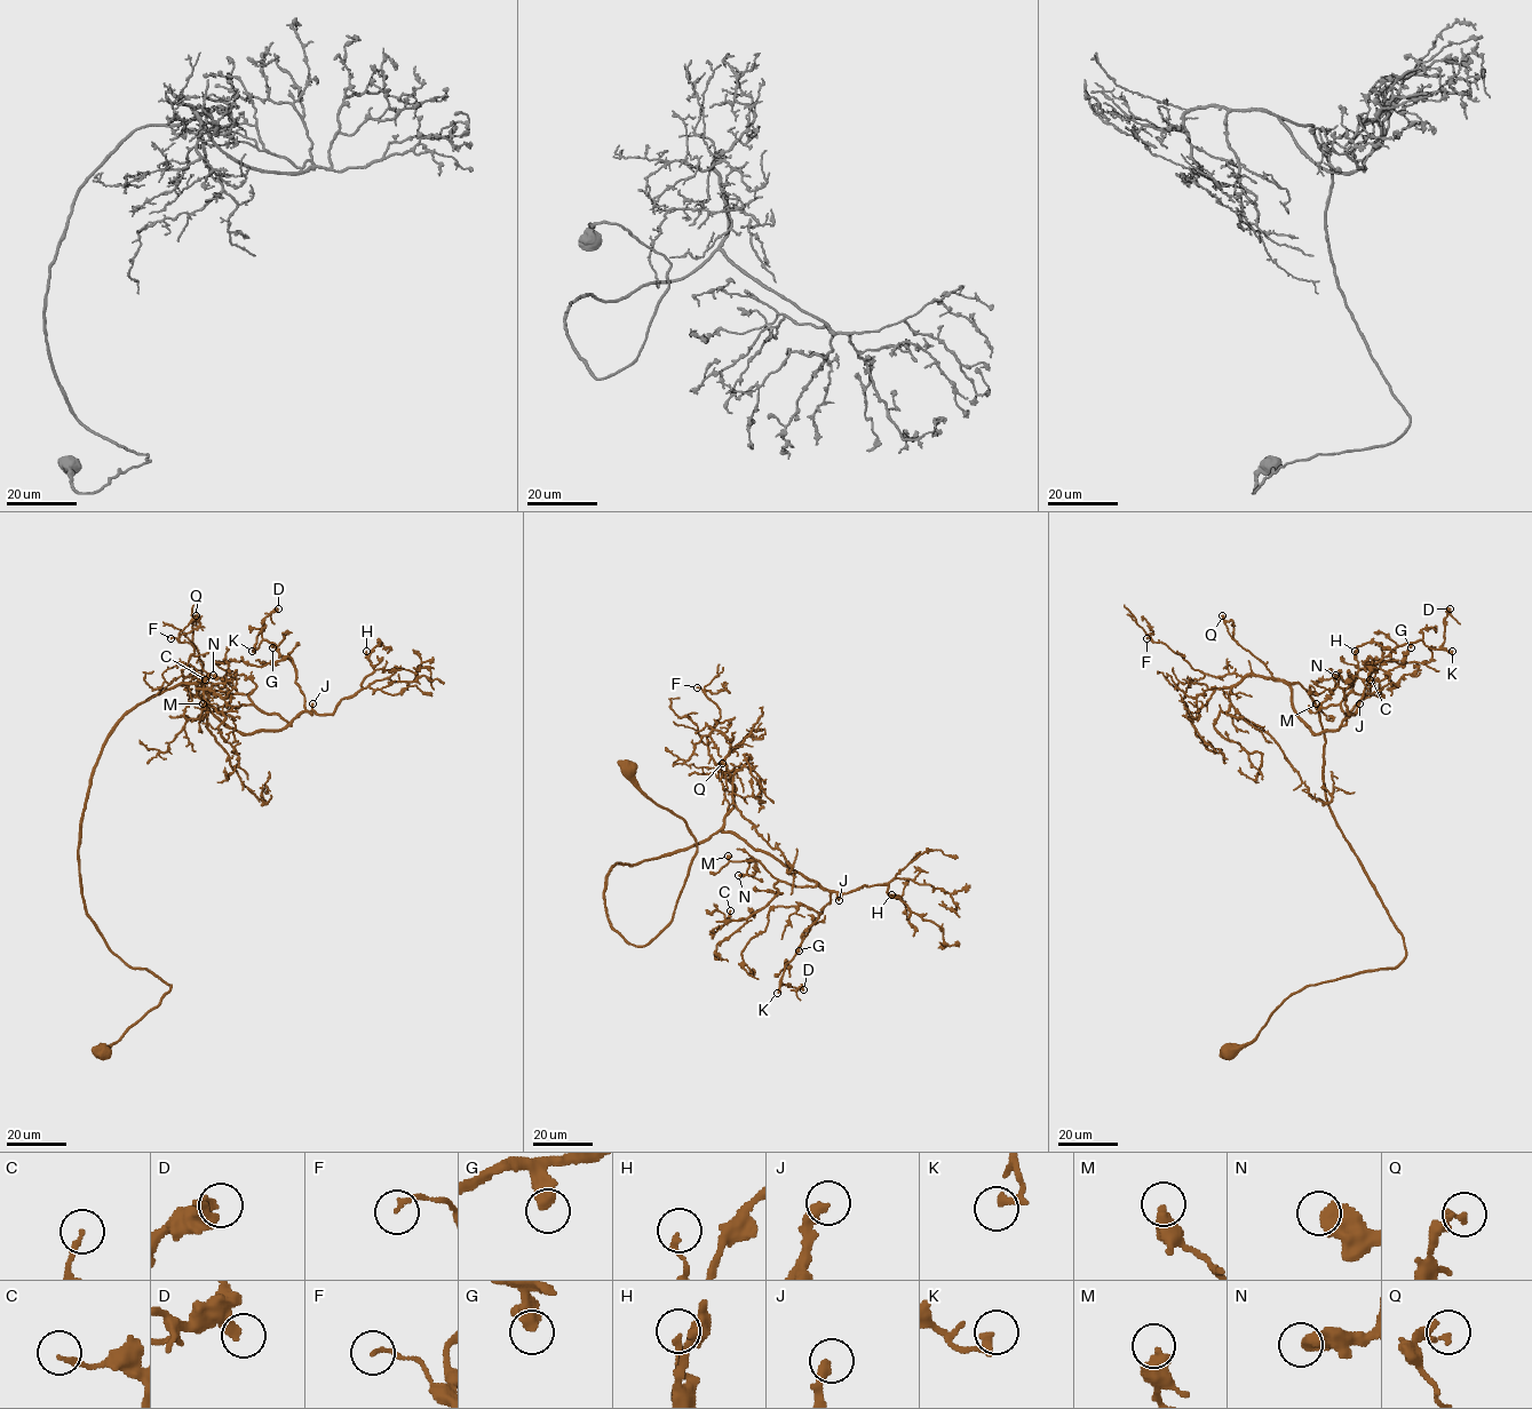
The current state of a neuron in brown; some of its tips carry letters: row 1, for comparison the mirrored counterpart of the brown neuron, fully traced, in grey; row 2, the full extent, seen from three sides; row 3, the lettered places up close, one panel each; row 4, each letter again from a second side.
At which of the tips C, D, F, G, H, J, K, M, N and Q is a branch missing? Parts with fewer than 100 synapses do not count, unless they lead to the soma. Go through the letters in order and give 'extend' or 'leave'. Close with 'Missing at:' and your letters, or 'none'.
C: leave
D: leave
F: leave
G: leave
H: leave
J: extend
K: leave
M: leave
N: leave
Q: leave
Missing at: J

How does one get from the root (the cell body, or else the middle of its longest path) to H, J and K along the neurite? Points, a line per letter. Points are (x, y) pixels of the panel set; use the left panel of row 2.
H: (101, 1051), (171, 987), (85, 906), (108, 733), (181, 684), (241, 732), (280, 731), (360, 690), (366, 651)
J: (101, 1051), (171, 987), (116, 956), (85, 906), (80, 821), (108, 733), (181, 684), (246, 733), (312, 703)
K: (101, 1051), (171, 985), (87, 913), (92, 769), (181, 684), (241, 732), (285, 727), (295, 668), (252, 651)

